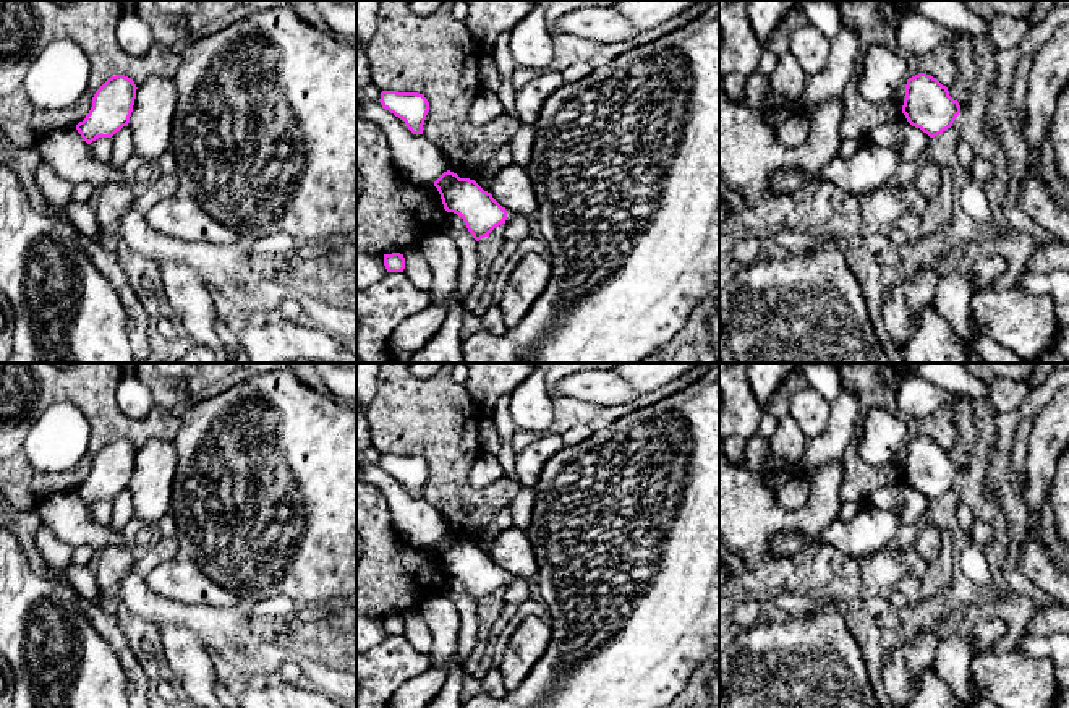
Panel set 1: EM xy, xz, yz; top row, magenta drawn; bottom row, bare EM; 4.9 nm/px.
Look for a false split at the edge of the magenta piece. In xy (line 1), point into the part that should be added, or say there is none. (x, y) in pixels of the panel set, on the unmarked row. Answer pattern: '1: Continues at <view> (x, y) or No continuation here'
1: No continuation here

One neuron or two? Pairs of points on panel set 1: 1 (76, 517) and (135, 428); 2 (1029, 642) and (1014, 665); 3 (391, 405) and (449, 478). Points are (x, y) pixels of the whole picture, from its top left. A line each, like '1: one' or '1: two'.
1: two
2: two
3: one

